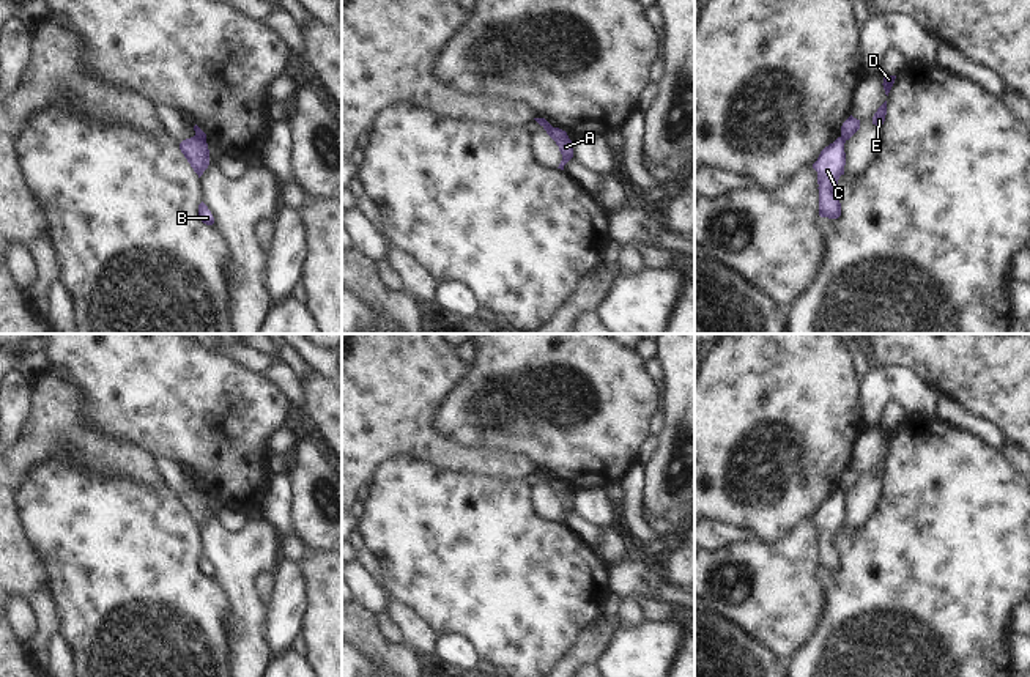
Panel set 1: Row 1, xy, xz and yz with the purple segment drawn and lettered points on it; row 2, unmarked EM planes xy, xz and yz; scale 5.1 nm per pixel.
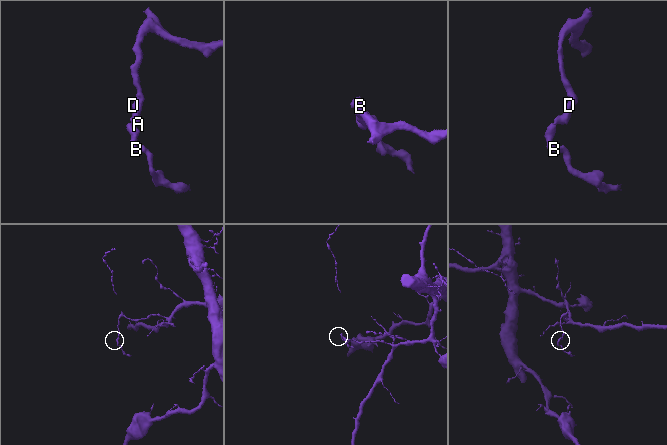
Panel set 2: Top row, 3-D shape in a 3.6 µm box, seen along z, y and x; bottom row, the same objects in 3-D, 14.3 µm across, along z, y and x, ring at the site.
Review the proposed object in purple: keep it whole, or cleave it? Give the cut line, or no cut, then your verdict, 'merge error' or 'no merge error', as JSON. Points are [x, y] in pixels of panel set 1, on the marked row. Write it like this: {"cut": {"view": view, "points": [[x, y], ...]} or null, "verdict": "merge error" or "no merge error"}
{"cut": {"view": "yz", "points": [[841, 136], [844, 142]]}, "verdict": "merge error"}

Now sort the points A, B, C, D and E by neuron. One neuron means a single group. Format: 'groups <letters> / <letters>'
groups A D E / B C

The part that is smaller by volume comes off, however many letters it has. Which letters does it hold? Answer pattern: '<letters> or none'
B, C

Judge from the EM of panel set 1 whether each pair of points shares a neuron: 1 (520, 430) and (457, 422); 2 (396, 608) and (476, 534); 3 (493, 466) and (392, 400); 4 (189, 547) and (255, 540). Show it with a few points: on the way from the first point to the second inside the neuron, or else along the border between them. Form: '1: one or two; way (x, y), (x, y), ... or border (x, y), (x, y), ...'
1: one; way (504, 430), (492, 430), (484, 422), (473, 422)
2: two; border (386, 591), (408, 605), (430, 627)
3: one; way (468, 460), (444, 455), (414, 425)
4: two; border (197, 531), (203, 553)

